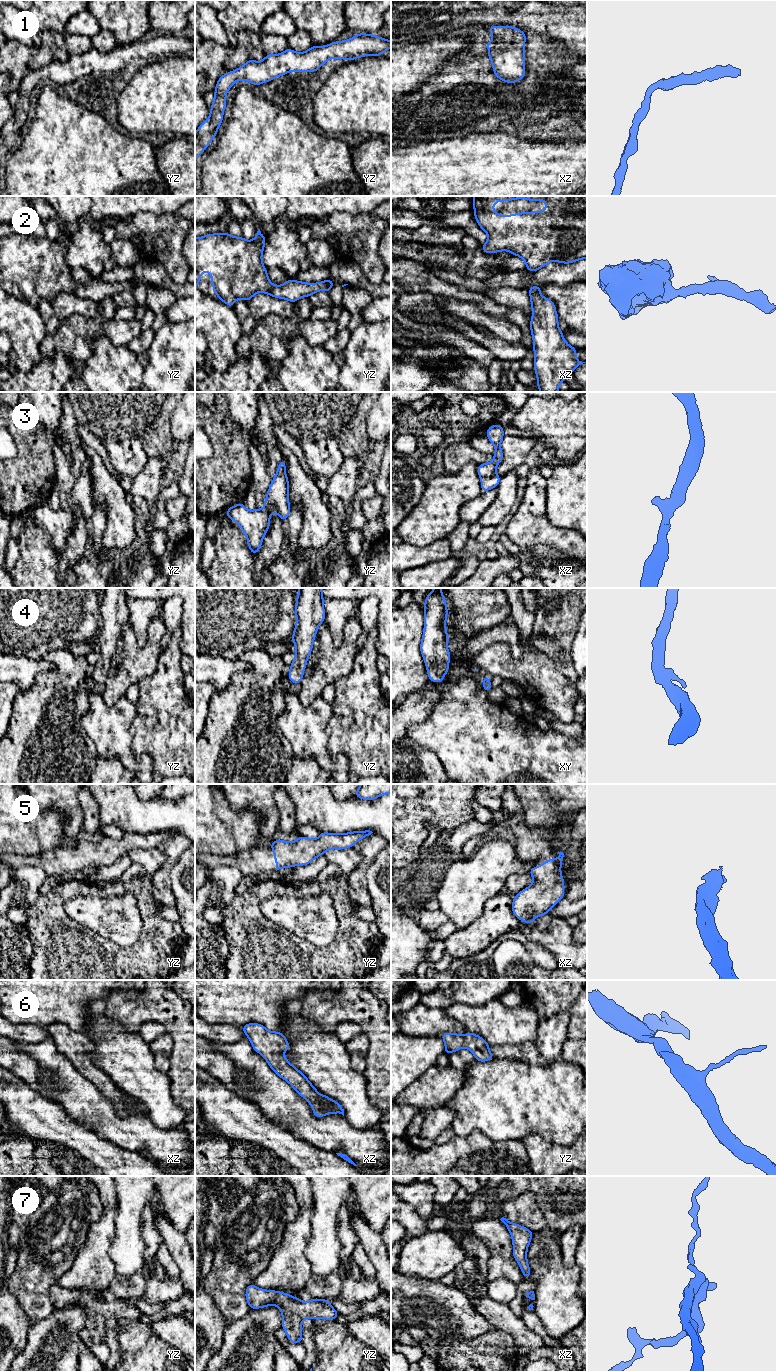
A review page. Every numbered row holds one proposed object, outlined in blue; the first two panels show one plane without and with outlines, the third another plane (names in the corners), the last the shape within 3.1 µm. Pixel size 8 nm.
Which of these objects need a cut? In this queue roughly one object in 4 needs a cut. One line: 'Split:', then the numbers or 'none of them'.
Split: none of them

